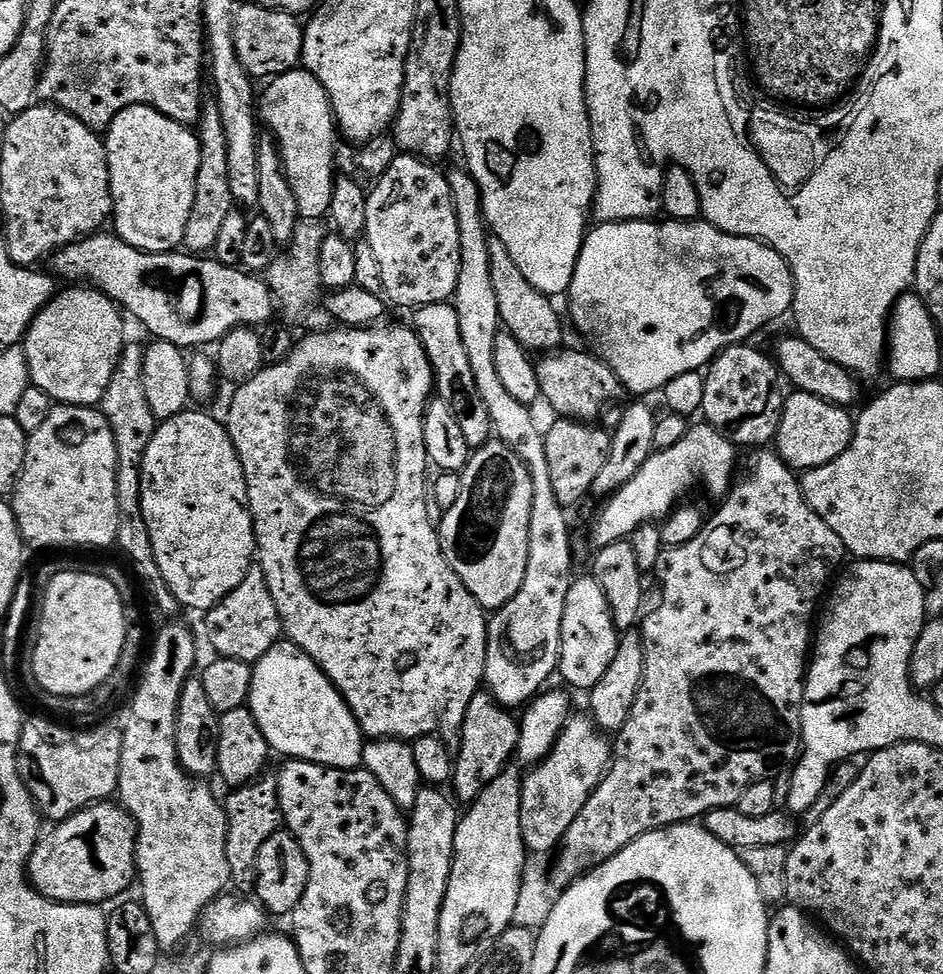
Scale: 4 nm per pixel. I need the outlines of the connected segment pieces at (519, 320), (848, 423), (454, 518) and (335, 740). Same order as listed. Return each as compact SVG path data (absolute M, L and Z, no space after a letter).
M492 238L488 241L490 252L490 279L494 282L494 294L498 297L500 323L518 342L532 354L551 354L561 347L564 340L564 324L560 321L560 312L553 301L543 296L518 270L514 258L506 251L502 242Z
M793 391L784 402L774 448L793 470L826 466L826 462L834 462L838 454L850 447L853 427L854 416L849 409L840 408L822 398L814 398L814 394Z
M493 438L469 455L468 465L459 473L459 477L458 502L454 502L454 506L450 506L450 510L443 513L439 517L441 520L438 520L440 552L454 574L462 578L466 590L474 594L480 607L495 610L506 606L506 602L510 602L510 598L518 594L518 589L522 587L522 578L526 578L526 558L530 550L530 474L518 454L510 450L510 446Z
M275 644L252 669L247 707L251 708L256 724L262 730L269 749L281 752L284 758L305 760L331 768L359 768L364 763L366 737L360 731L347 702L324 672L297 644Z

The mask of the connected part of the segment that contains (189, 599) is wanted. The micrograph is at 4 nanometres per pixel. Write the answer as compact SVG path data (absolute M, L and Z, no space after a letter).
M186 410L157 427L150 446L146 446L140 467L140 501L150 530L150 542L160 573L174 598L185 609L207 614L230 590L234 590L254 567L256 531L248 509L248 487L242 462L234 450L227 427L204 412Z

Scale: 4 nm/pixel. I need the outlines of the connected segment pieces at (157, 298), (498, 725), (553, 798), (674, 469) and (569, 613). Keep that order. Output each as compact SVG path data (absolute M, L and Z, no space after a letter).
M112 230L93 232L73 244L52 253L50 257L53 277L64 282L87 282L91 287L105 292L129 317L133 316L146 331L149 337L174 342L174 346L185 350L200 350L203 344L215 345L227 332L235 328L259 329L260 324L272 320L274 301L267 283L259 275L239 267L231 268L219 264L215 258L205 258L200 254L189 254L183 250L175 252L143 252L130 246Z
M487 690L477 692L475 698L466 706L466 718L458 733L460 753L458 751L455 753L454 771L450 779L450 788L454 796L456 791L457 801L476 800L478 794L482 794L482 790L486 790L486 786L509 767L516 752L519 733L517 717L509 709L502 707L492 697L491 692Z
M569 715L546 759L535 765L529 776L523 777L520 786L520 825L524 847L529 853L551 853L561 847L566 830L570 830L574 818L578 818L582 806L608 772L608 762L612 758L609 737L597 728L591 715L576 715Z
M707 422L693 423L669 448L653 451L652 456L615 494L603 501L604 509L592 524L593 549L599 550L619 540L628 540L638 526L663 521L672 515L680 499L699 479L705 488L717 498L727 495L738 470L737 447L724 435L718 434Z
M591 574L577 575L570 586L570 594L566 594L566 607L562 610L559 679L564 679L569 689L590 690L598 686L610 662L614 662L614 654L618 654L620 637L621 633L616 631L610 604L606 602L606 592L602 586L598 586Z

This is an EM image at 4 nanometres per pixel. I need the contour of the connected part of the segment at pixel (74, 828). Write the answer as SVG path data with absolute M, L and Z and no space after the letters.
M97 802L94 804L89 804L88 807L83 808L80 812L74 813L73 816L67 816L66 819L59 821L59 823L57 823L55 827L53 828L56 828L56 829L54 829L53 832L49 834L49 836L47 833L47 835L45 835L43 838L36 841L36 849L32 851L32 853L30 854L30 858L28 859L28 867L26 869L26 879L28 883L31 884L34 891L36 891L36 893L39 894L39 896L44 896L45 898L47 898L47 900L53 900L54 902L58 902L59 904L95 904L97 906L104 906L104 905L107 905L106 903L107 900L113 899L112 901L115 901L117 898L120 898L120 897L115 898L115 896L122 895L123 892L126 891L127 888L131 886L131 884L133 887L134 881L137 879L137 875L136 875L136 824L134 823L134 821L132 821L131 814L129 814L128 811L125 810L125 808L120 807L119 803Z

